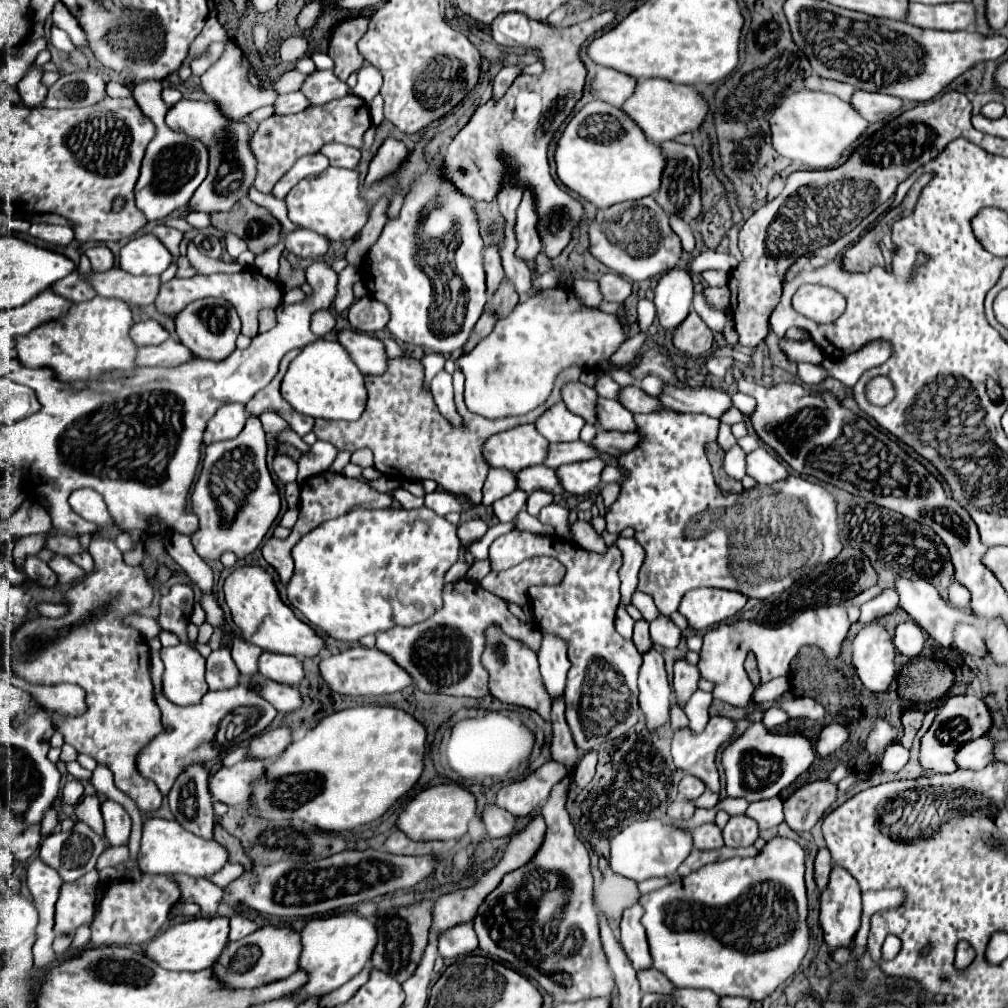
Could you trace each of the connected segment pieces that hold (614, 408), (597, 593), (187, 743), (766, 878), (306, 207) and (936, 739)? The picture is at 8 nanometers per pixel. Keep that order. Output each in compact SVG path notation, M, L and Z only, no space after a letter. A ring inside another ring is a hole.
M599 396L595 412L599 426L605 430L635 430L633 414L623 408L617 400L607 400Z
M509 532L499 536L489 548L493 570L507 570L527 558L551 556L565 568L565 578L557 586L531 586L529 600L535 626L567 642L571 670L565 690L565 718L579 752L623 736L639 718L637 708L637 674L641 654L633 640L625 640L615 630L615 612L619 606L619 568L623 564L617 544L609 544L603 554L579 548L557 536L535 536L527 532Z
M239 684L237 688L231 690L221 690L221 692L207 692L203 696L203 700L199 704L193 706L177 706L169 700L165 700L163 694L157 696L157 704L163 712L163 732L157 734L137 756L137 770L143 778L149 778L157 784L159 792L163 796L167 796L167 792L171 790L175 778L183 772L183 768L191 766L191 764L207 764L211 760L217 760L219 754L223 754L223 750L237 746L253 736L257 736L259 732L263 732L271 720L275 718L277 710L261 700L261 696L257 696L253 690L249 690L245 684ZM237 706L245 706L251 710L251 724L245 728L243 734L227 740L225 744L219 744L217 740L217 730L219 730L219 722Z
M773 838L771 842L765 844L765 848L753 856L753 858L731 858L723 862L713 862L703 866L701 870L679 878L655 892L649 892L641 896L641 906L645 908L645 914L641 918L641 924L647 930L647 940L649 940L649 952L653 958L653 968L663 972L677 988L707 988L715 992L717 996L743 996L747 1000L763 1000L769 994L773 994L787 978L791 978L797 970L799 964L809 948L809 926L807 926L807 892L805 892L805 852L803 848L789 838Z
M327 168L321 176L311 176L301 180L287 194L287 210L291 222L327 236L331 242L353 240L355 234L367 224L369 204L359 188L359 172L347 168Z
M949 696L939 708L937 716L933 718L929 730L921 736L919 764L923 766L923 776L955 772L957 766L953 764L953 752L957 752L961 744L983 736L989 730L989 726L991 726L991 712L983 704L983 700L973 696Z

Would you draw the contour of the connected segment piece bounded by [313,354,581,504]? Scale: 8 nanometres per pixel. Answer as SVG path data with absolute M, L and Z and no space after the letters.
M405 354L401 358L389 358L387 370L377 376L365 376L367 388L367 406L357 422L331 422L331 420L315 420L313 432L319 440L331 442L339 450L355 452L359 448L369 448L375 456L375 468L389 476L407 478L407 480L435 480L443 490L451 494L467 494L475 504L481 502L481 488L489 466L481 456L481 444L501 430L509 430L519 424L535 422L541 412L551 408L553 402L561 400L561 384L578 381L581 369L569 366L561 372L553 386L549 400L543 406L537 406L529 414L507 416L507 418L483 418L465 408L463 402L463 376L455 370L455 408L463 420L461 428L455 428L443 414L439 414L437 404L425 386L425 368L421 360Z

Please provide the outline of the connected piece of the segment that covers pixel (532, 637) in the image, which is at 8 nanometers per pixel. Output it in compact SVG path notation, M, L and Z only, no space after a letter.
M467 582L467 592L461 592L457 584L447 584L445 592L443 592L443 600L445 600L445 606L439 612L435 612L429 620L419 622L411 628L391 628L387 632L377 634L377 648L381 652L385 652L387 656L391 656L413 678L413 684L421 692L439 692L439 694L447 694L447 696L469 696L469 698L489 696L489 674L487 674L485 666L481 664L481 654L487 644L485 630L489 626L497 626L503 634L521 642L523 646L531 648L533 652L537 652L541 646L541 632L537 632L537 628L533 628L533 626L521 624L509 612L509 606L503 598L493 596L491 592L487 592L481 586Z

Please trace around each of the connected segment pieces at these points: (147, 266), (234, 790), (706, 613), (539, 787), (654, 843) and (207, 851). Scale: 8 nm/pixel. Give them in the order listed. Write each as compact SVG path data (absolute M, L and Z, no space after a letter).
M153 234L129 240L119 252L119 266L133 276L159 276L167 270L173 256Z
M243 760L233 768L219 768L209 776L209 794L211 800L223 802L227 806L245 806L249 808L249 782L261 778L265 772L263 760Z
M701 588L701 590L689 590L683 596L679 604L679 612L687 618L689 628L703 630L735 616L745 606L745 602L747 596L739 592Z
M545 762L525 780L503 786L497 792L497 806L513 816L531 816L541 802L547 800L553 784L565 778L567 768L557 762Z
M641 820L627 828L623 828L613 840L611 840L611 858L609 866L615 874L631 878L635 882L653 878L653 876L673 876L679 868L679 864L689 856L693 848L691 834L685 830L673 828L667 822L661 820Z
M143 818L141 828L141 848L139 848L139 866L147 874L189 874L197 878L207 878L221 870L227 864L227 852L215 840L201 840L191 832L185 832L175 820L163 818Z

